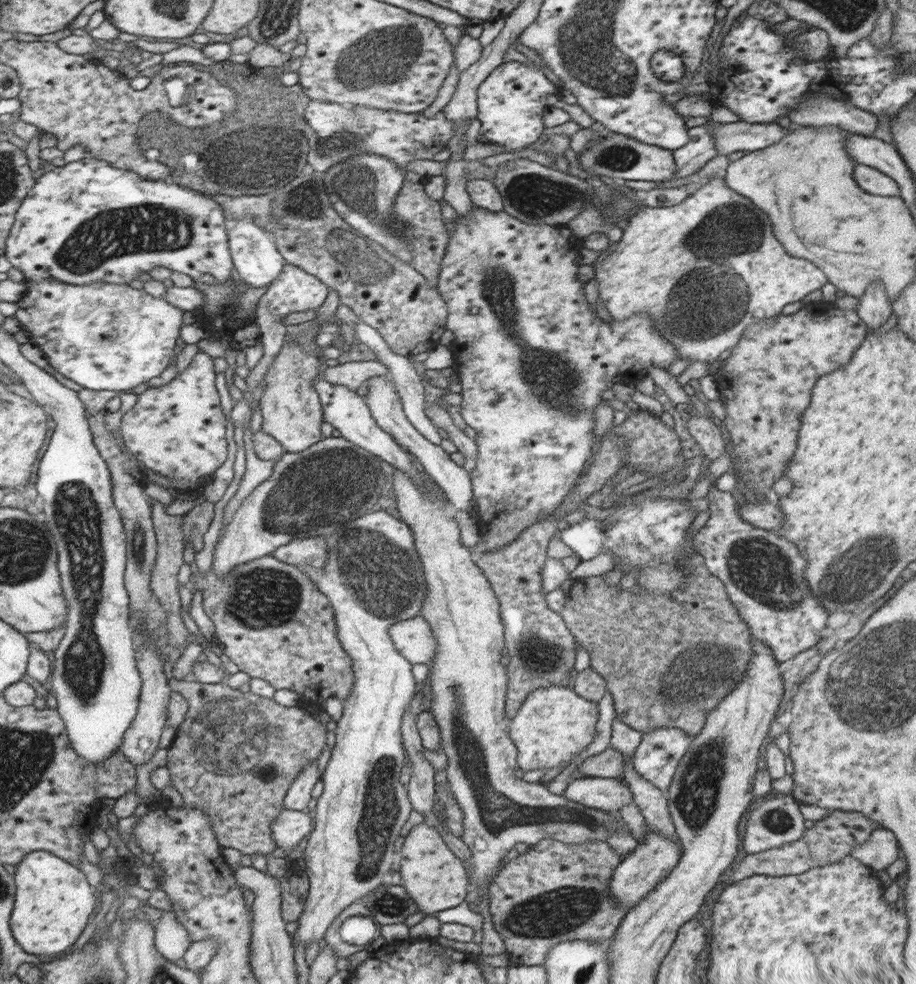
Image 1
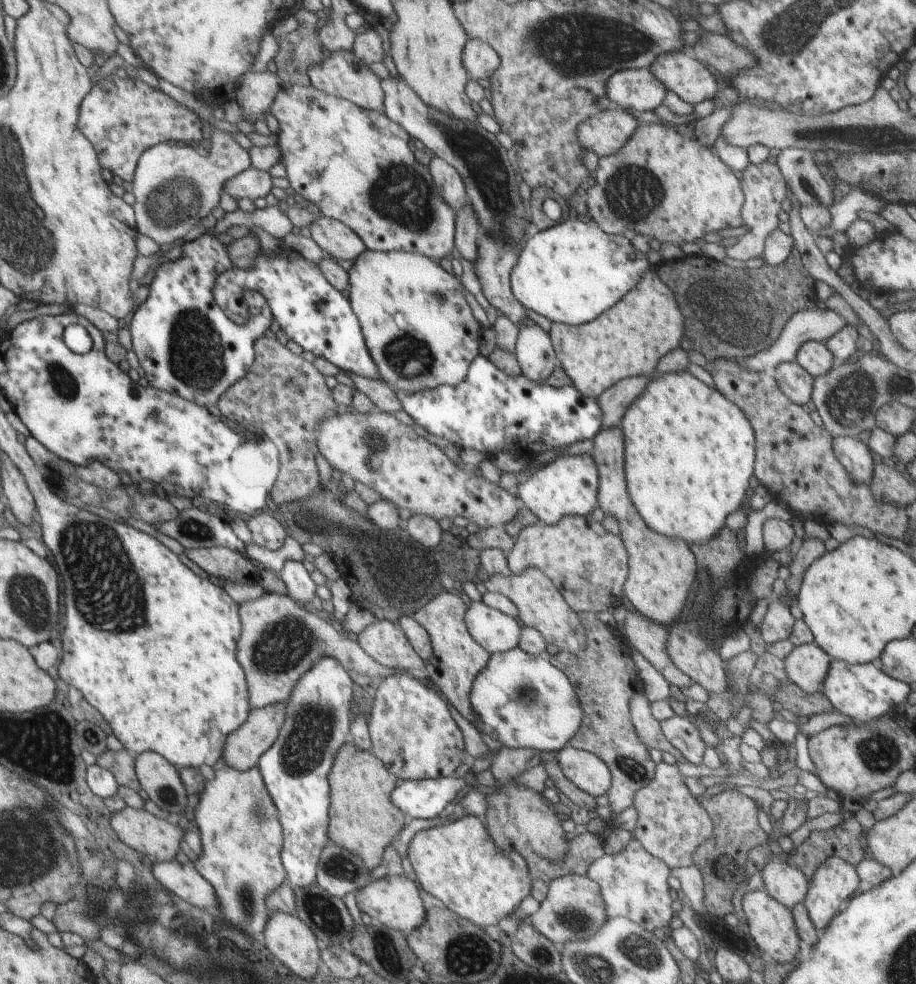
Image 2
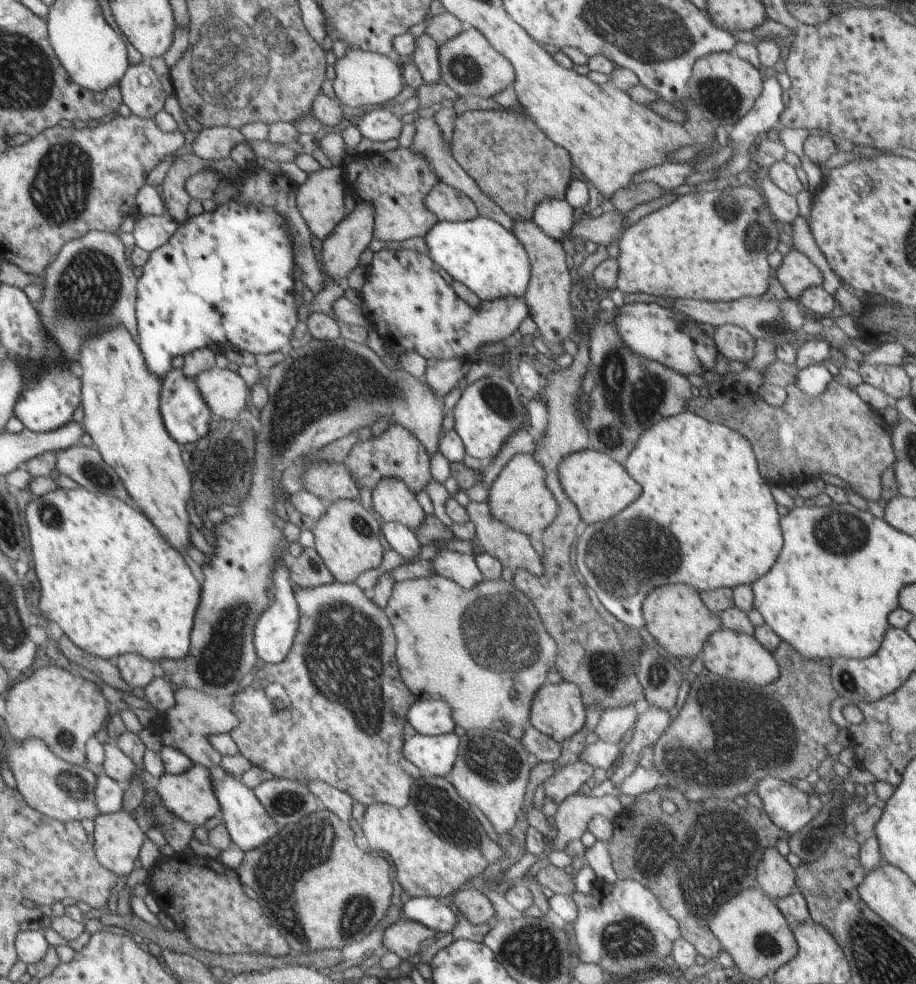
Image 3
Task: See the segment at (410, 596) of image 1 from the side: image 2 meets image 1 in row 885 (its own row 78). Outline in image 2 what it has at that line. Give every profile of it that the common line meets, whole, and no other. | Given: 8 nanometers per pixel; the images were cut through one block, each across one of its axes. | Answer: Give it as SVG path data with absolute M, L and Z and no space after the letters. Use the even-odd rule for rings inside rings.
M353 49L326 52L323 60L319 64L310 66L307 71L311 86L319 92L341 97L351 101L358 107L371 109L374 111L383 111L384 109L384 90L381 86L381 78L378 77L363 60L353 52Z

